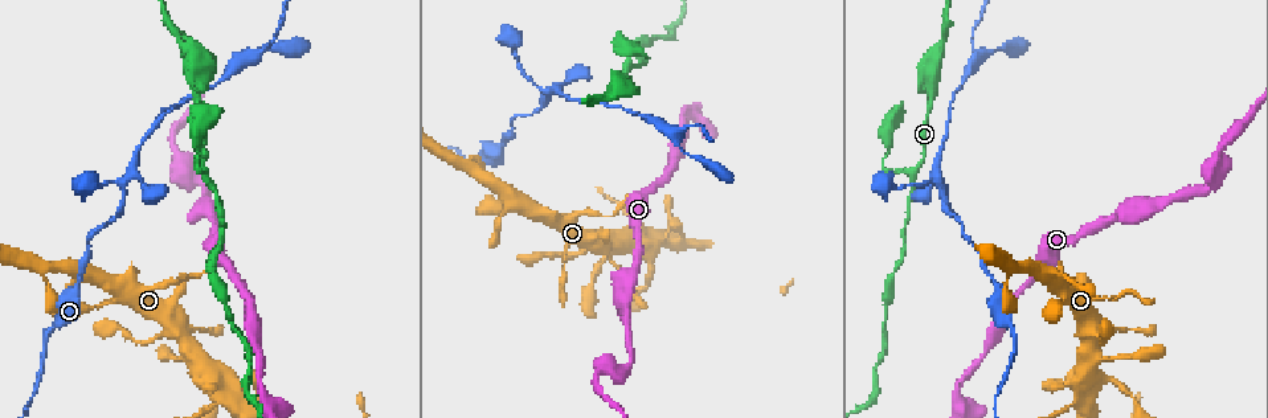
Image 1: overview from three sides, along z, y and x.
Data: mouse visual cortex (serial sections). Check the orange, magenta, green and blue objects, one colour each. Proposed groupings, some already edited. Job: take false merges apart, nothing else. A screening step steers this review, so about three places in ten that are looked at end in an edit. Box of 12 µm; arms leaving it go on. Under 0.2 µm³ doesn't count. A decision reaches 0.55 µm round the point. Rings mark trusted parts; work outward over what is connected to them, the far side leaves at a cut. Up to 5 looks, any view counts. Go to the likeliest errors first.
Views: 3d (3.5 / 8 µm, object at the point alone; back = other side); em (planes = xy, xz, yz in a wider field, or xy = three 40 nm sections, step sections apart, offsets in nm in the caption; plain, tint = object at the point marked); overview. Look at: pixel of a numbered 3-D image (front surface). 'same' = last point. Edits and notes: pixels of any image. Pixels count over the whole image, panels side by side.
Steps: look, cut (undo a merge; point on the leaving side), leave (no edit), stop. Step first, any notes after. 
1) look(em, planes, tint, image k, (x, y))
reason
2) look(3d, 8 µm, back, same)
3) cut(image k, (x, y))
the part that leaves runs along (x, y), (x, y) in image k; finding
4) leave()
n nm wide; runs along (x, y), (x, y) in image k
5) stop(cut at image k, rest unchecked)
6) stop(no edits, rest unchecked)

look(3d, 3.5 µm, image 1, (545, 91))
three arms meet

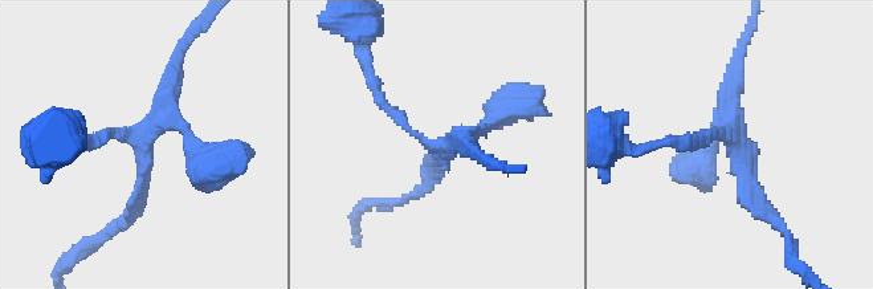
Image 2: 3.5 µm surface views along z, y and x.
leave()
runs along (130, 218), (179, 58) in image 2; continuous, no second cell

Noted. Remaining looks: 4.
look(3d, 3.5 µm, image 1, (626, 66))
three arms meet

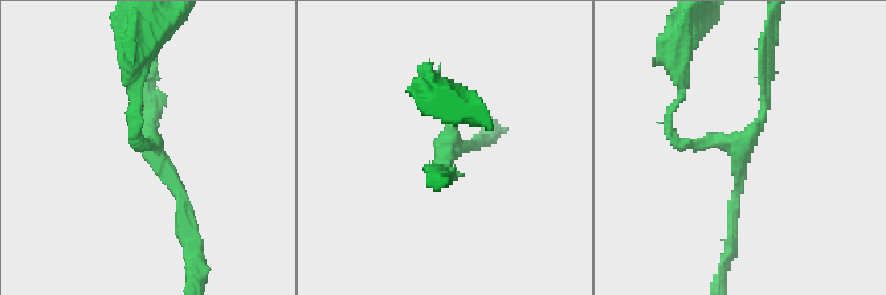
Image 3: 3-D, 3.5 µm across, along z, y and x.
look(em, planes, tint, image 3, (739, 144))
need the tissue

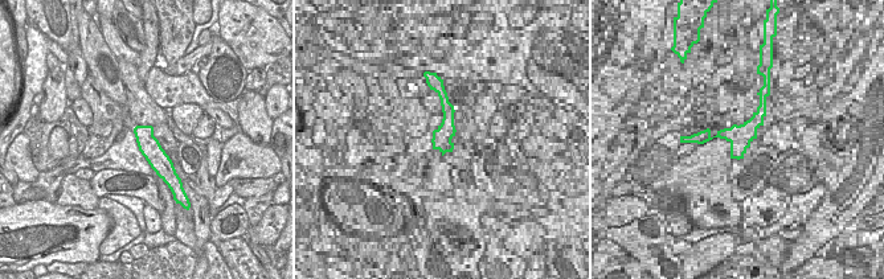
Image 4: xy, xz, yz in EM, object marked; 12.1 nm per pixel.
look(em, xy, step 3, tint, same)

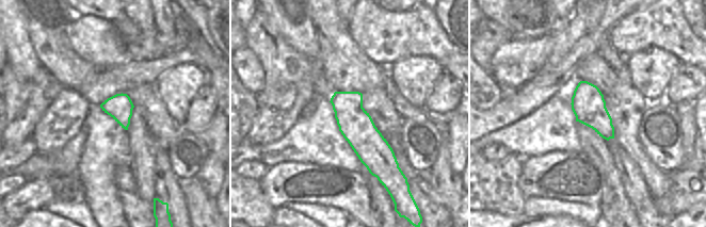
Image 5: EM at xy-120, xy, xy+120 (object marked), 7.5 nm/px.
leave()
3 arms; runs along (143, 66), (148, 148), (184, 221) in image 3; continuous, no second cell

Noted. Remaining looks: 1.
stop(no edits, rest unchecked)

